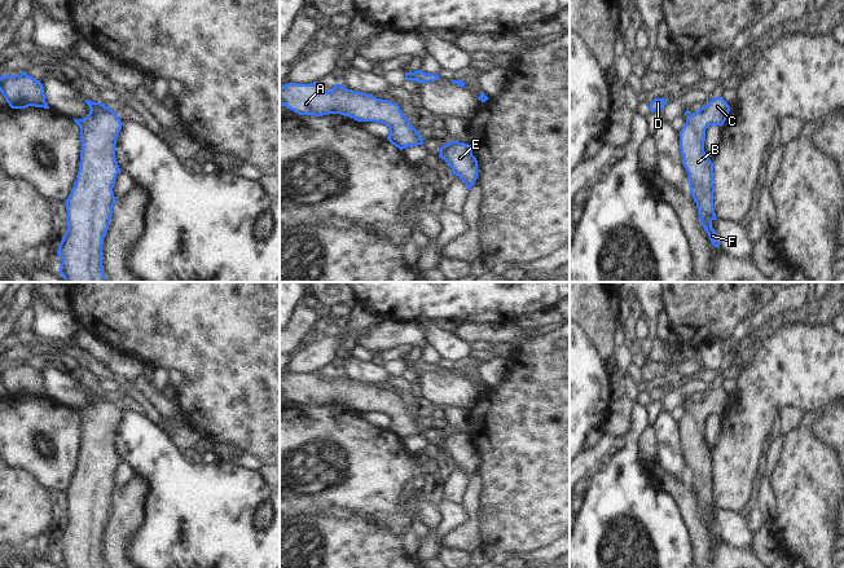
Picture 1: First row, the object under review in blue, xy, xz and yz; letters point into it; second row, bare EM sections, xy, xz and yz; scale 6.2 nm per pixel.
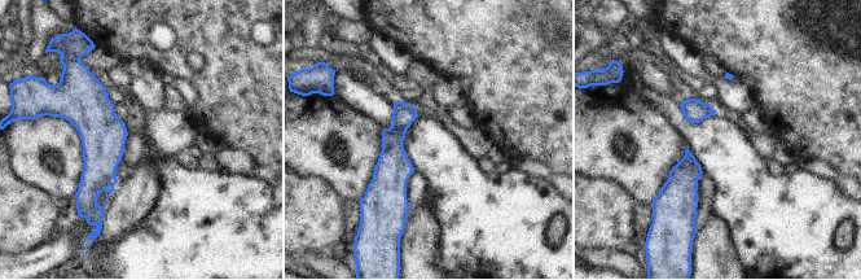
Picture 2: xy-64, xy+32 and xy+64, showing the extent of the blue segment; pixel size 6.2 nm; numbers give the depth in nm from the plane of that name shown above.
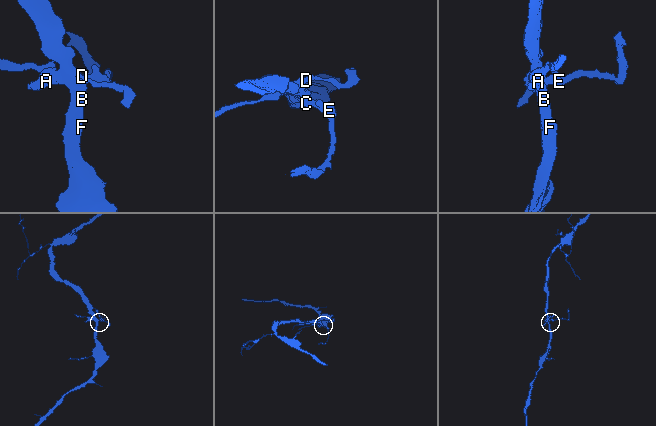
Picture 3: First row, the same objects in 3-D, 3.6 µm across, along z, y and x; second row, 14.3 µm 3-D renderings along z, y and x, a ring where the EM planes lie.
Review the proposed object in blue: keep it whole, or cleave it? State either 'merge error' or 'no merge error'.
no merge error

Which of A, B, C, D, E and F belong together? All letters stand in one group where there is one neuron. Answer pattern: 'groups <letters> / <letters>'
groups A B C D E F

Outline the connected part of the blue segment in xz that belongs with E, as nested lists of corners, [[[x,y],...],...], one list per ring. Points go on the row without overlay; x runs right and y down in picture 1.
[[[449,431],[439,440],[439,448],[444,449],[449,454],[453,464],[458,466],[470,480],[478,468],[478,450],[472,445],[471,435],[458,431]]]

